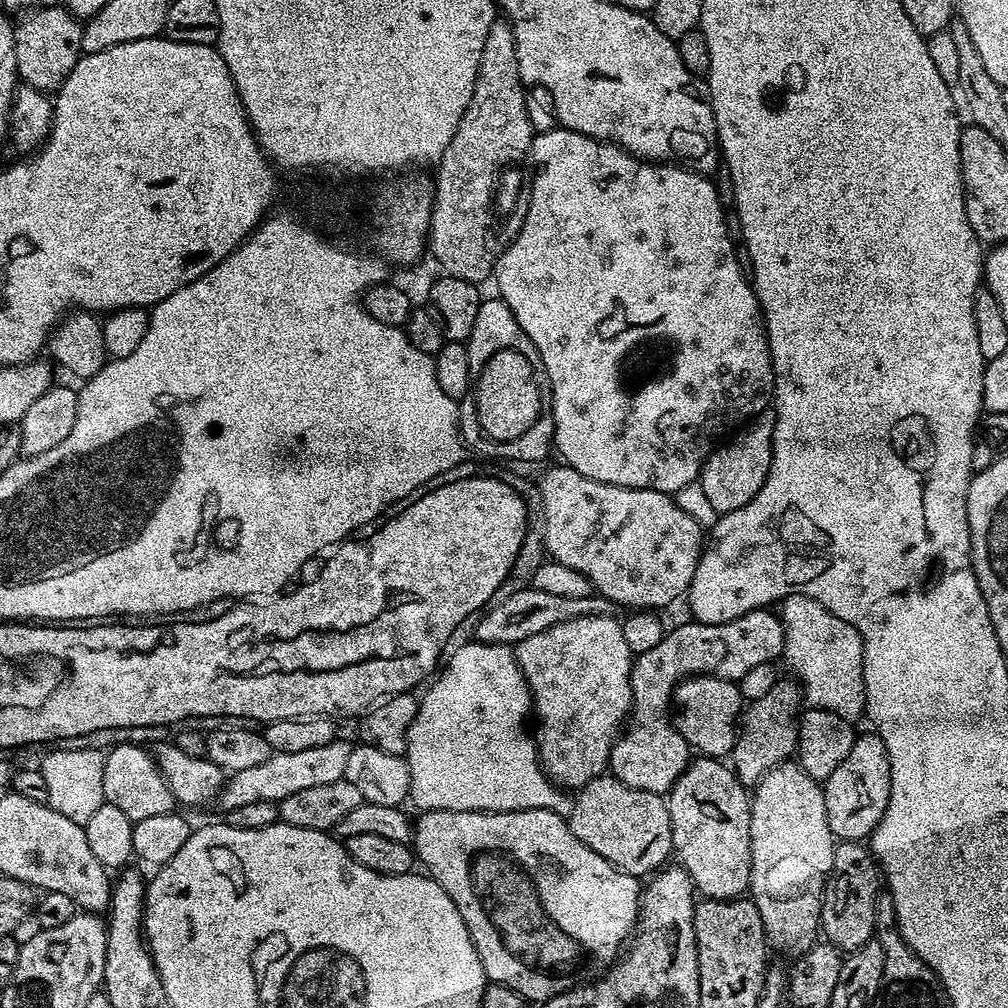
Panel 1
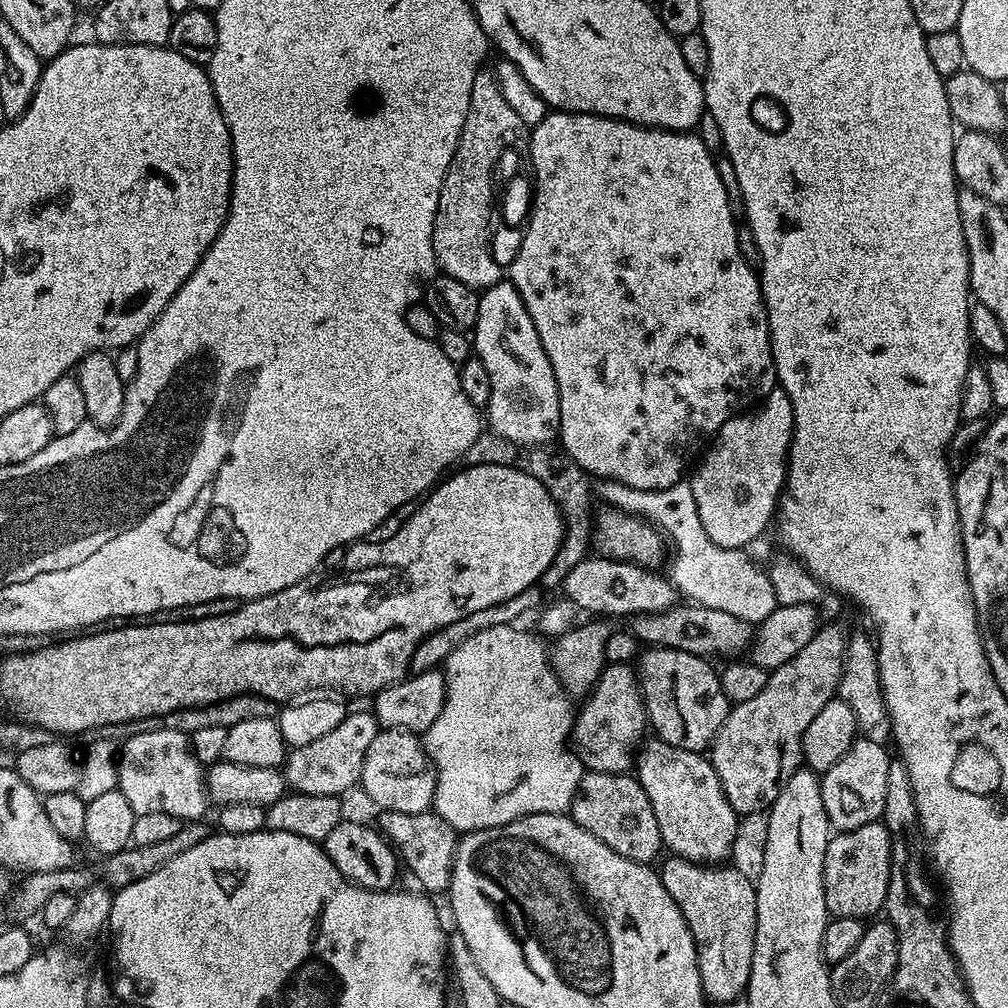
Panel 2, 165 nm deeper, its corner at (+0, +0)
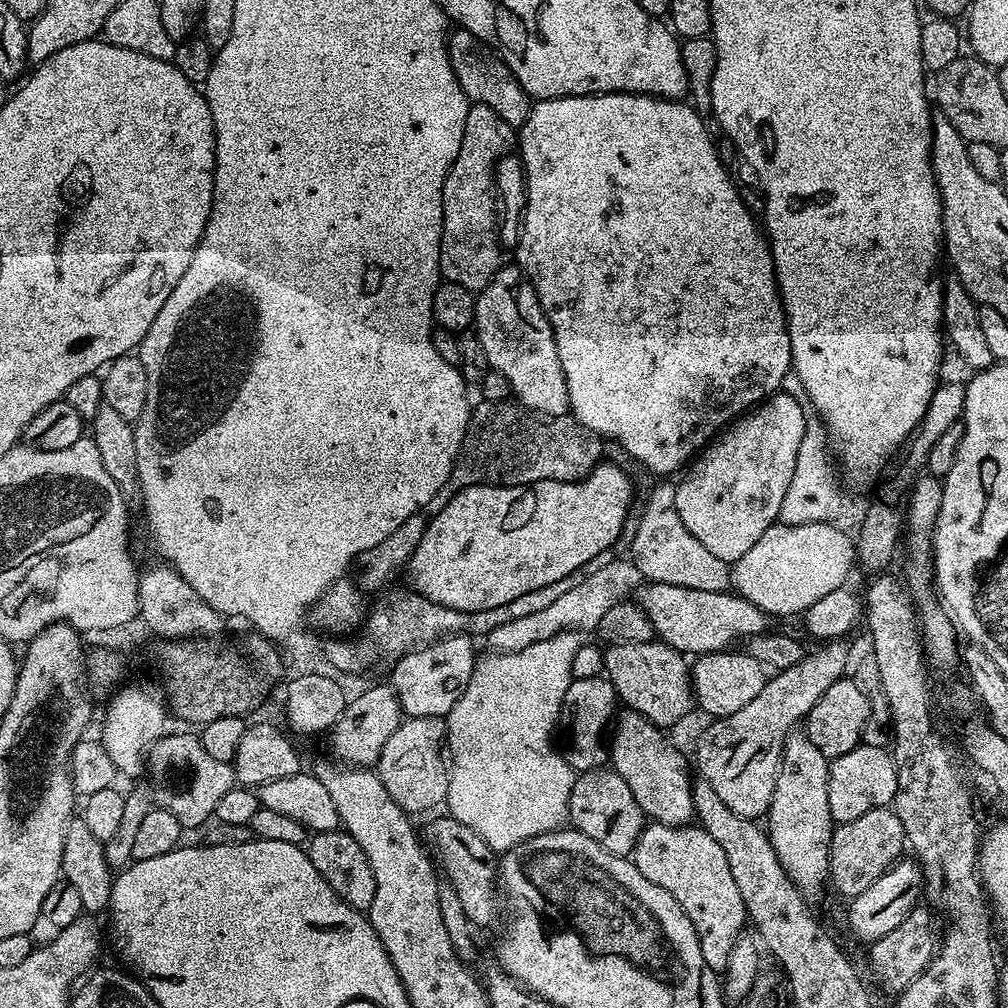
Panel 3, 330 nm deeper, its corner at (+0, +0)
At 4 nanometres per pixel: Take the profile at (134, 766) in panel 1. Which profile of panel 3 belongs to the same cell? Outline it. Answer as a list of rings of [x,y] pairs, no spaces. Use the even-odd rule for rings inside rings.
[[[176,732],[173,736],[172,733],[166,734],[154,742],[148,751],[146,772],[149,777],[152,775],[155,803],[170,810],[184,830],[196,828],[199,824],[207,825],[213,819],[222,794],[234,787],[233,765],[210,758],[210,754],[202,750],[199,735],[192,733],[191,736],[188,732]]]

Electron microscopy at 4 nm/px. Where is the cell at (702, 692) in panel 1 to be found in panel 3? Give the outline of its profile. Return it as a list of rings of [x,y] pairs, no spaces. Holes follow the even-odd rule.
[[[650,639],[633,644],[608,644],[603,651],[603,675],[614,686],[619,703],[625,709],[642,714],[661,730],[668,730],[688,711],[693,711],[689,661],[668,644]]]

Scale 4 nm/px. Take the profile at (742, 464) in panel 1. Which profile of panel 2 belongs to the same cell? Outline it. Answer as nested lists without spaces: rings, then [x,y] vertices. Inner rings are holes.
[[[779,386],[772,388],[770,394],[759,401],[758,406],[741,412],[739,416],[731,416],[720,427],[710,447],[703,453],[704,461],[702,456],[695,465],[696,473],[694,468],[690,476],[699,521],[711,542],[729,550],[747,549],[748,544],[754,543],[770,528],[778,512],[780,494],[784,491],[784,478],[788,474],[788,451],[792,445],[793,434],[794,406],[786,390]]]

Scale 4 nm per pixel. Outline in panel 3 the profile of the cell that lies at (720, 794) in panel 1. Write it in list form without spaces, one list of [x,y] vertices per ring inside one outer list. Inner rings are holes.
[[[631,710],[621,711],[615,717],[611,732],[610,767],[618,773],[622,782],[626,782],[626,786],[630,786],[630,794],[634,794],[634,802],[638,802],[645,817],[657,824],[669,824],[675,828],[687,825],[694,813],[692,780],[688,776],[688,764],[683,754],[670,741],[664,740],[665,733],[661,729],[642,714]]]

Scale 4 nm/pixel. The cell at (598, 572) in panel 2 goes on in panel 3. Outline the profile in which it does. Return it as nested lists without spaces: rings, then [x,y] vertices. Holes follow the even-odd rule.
[[[648,582],[635,593],[634,600],[646,614],[646,618],[650,618],[653,633],[674,651],[687,654],[692,658],[705,656],[708,652],[722,652],[731,649],[735,645],[732,644],[735,640],[744,642],[750,636],[762,634],[770,623],[769,617],[761,608],[754,606],[754,602],[750,602],[746,597],[732,590],[715,592],[714,590],[694,590],[687,589],[686,586]]]

